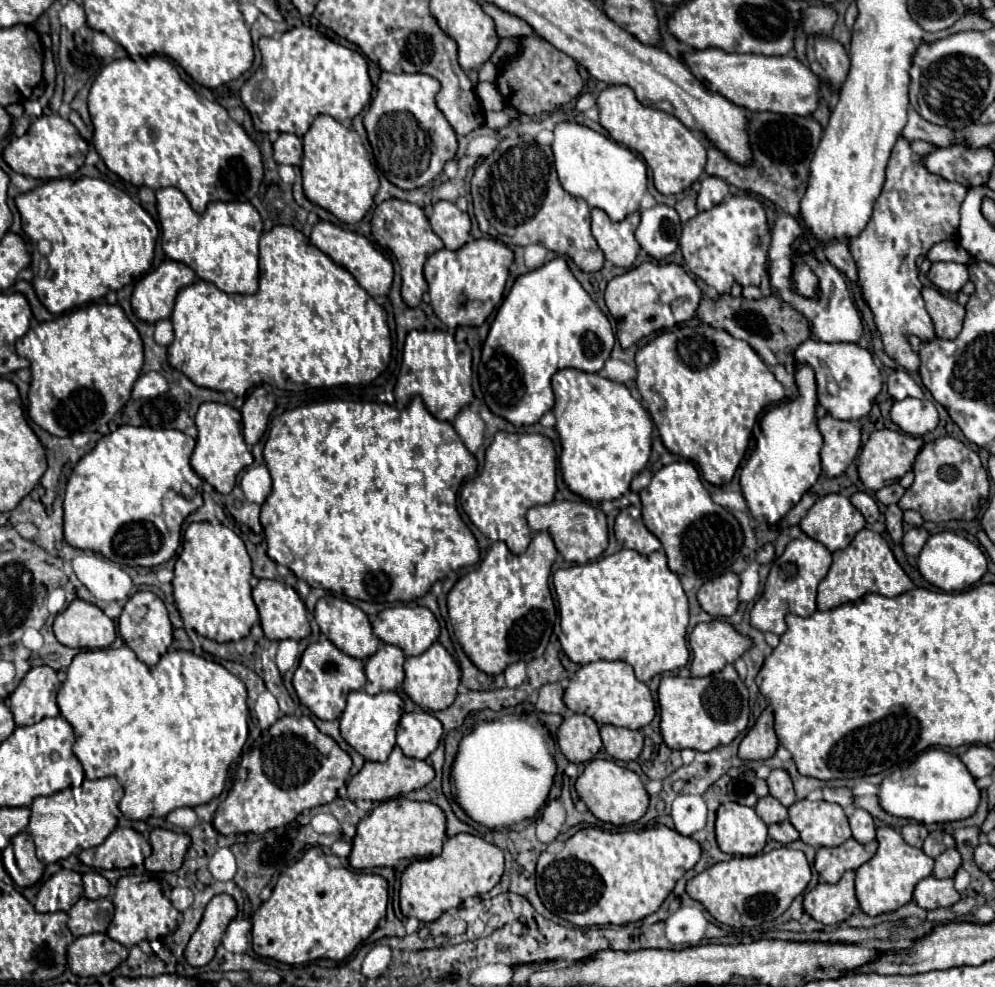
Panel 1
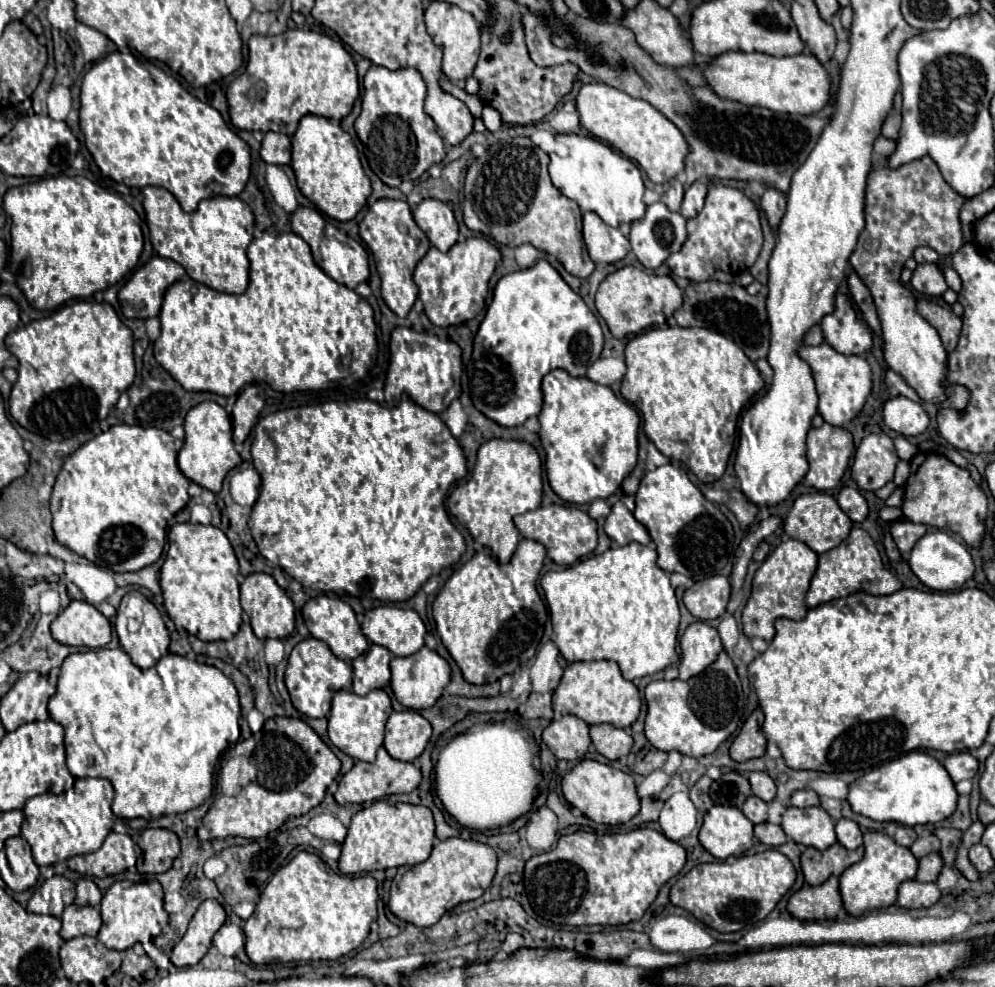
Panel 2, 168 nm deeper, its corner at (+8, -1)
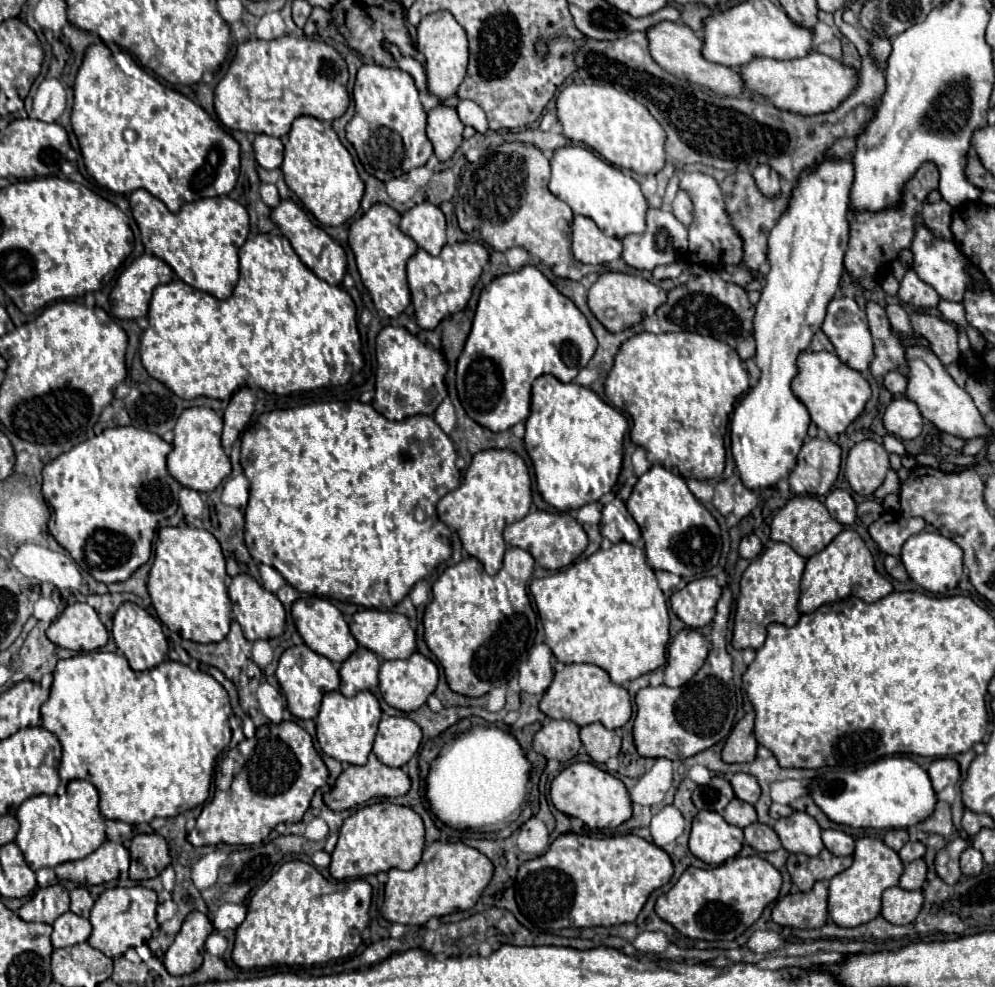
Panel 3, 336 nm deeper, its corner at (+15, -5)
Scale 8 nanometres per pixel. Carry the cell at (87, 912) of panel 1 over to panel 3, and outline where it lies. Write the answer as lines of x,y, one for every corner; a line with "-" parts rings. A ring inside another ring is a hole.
67,911
67,913
63,913
61,917
55,919
51,941
53,941
53,947
59,949
59,947
83,943
83,941
89,939
89,935
91,935
89,919

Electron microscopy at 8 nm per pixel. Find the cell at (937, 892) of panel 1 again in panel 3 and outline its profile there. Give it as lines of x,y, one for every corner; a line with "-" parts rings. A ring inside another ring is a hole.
891,887
883,893
883,909
881,915
895,925
911,923
923,907
921,891
905,891
901,887

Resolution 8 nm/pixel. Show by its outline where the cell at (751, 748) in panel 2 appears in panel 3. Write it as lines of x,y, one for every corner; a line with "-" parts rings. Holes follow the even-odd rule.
749,711
731,731
725,747
723,747
723,761
725,763
747,763
755,759
757,741
753,735
753,721
755,713

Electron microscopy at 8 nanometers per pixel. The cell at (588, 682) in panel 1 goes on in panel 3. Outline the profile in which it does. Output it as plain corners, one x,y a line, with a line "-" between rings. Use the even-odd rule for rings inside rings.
581,663
581,665
563,665
553,679
553,685
545,691
541,699
541,711
551,719
567,719
575,725
591,725
603,723
607,729
619,729
631,719
631,699
625,687
615,685
607,671
597,665

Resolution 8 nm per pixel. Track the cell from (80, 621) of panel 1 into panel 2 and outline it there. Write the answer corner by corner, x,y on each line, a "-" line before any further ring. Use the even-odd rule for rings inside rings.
70,601
70,605
52,621
52,637
74,647
106,647
112,637
110,621
88,601

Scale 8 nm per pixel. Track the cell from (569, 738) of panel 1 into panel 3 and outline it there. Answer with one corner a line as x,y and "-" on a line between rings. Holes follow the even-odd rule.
549,721
533,737
533,751
545,759
569,761
581,749
579,727
571,721

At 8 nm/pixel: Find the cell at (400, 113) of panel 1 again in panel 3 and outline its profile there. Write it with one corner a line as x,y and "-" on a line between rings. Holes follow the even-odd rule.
363,65
357,71
353,101
355,115
347,123
347,139
357,149
359,161
369,175
387,183
427,163
433,155
433,145
425,135
425,109
409,73
397,67

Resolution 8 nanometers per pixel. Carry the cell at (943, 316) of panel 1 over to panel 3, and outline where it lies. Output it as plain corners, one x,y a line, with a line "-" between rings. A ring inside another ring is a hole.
915,311
911,315
911,323
915,331
929,341
933,353
941,359
945,367
959,361
961,353
957,347
957,329
953,323
923,311

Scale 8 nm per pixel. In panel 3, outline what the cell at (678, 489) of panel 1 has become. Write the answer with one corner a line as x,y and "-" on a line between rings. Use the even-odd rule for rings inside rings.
653,465
637,479
631,497
627,499
627,511
641,527
647,563
651,569
669,571
693,581
705,577
719,563
721,529
713,515
689,491
683,477
661,465

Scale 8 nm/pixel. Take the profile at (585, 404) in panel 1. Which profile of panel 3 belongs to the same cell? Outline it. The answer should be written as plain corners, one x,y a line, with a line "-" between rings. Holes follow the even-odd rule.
541,375
533,383
531,391
531,415
525,421
525,449
535,467
535,479
543,499
559,511
579,509
587,503
599,501
601,495
609,493
617,483
623,463
623,437
629,429
623,413
605,403
589,387
577,383
561,383
553,375

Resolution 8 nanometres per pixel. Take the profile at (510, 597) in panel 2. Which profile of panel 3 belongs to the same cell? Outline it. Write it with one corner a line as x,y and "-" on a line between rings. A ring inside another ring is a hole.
509,547
497,575
487,575
475,557
447,567
433,585
433,599
425,609
425,641
445,669
455,693
481,697
497,685
505,685
529,657
535,639
537,615
527,597
527,581
533,575
529,551

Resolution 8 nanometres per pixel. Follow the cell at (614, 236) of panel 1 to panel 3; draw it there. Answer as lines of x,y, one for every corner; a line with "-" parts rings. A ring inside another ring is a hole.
575,215
573,219
573,255
581,263
605,265
613,263
623,253
623,241
605,235
589,217

